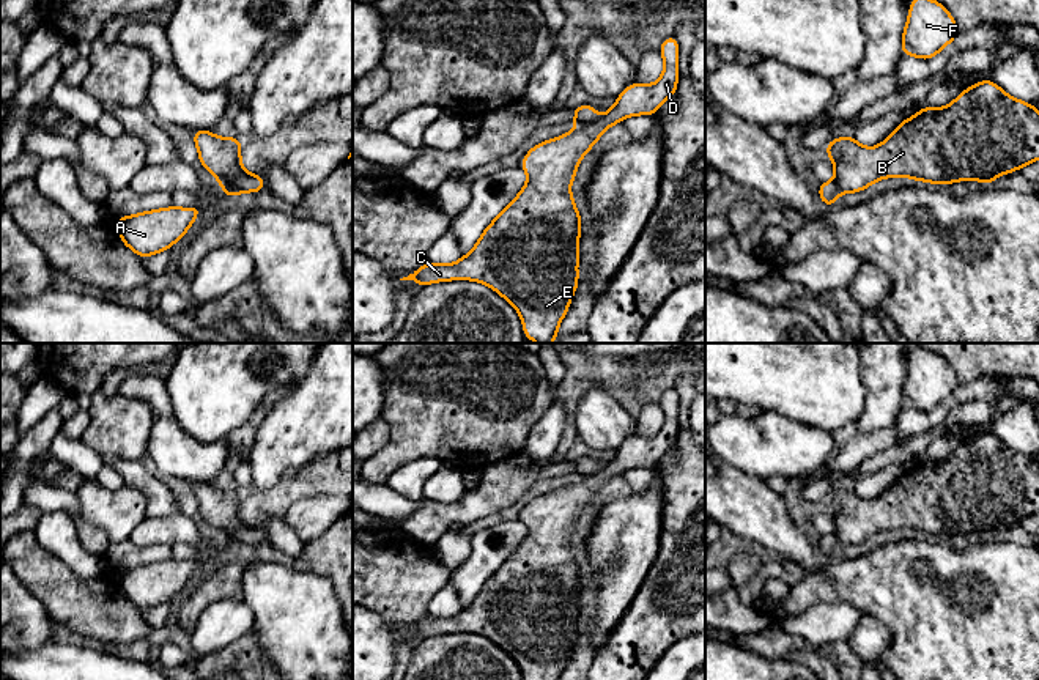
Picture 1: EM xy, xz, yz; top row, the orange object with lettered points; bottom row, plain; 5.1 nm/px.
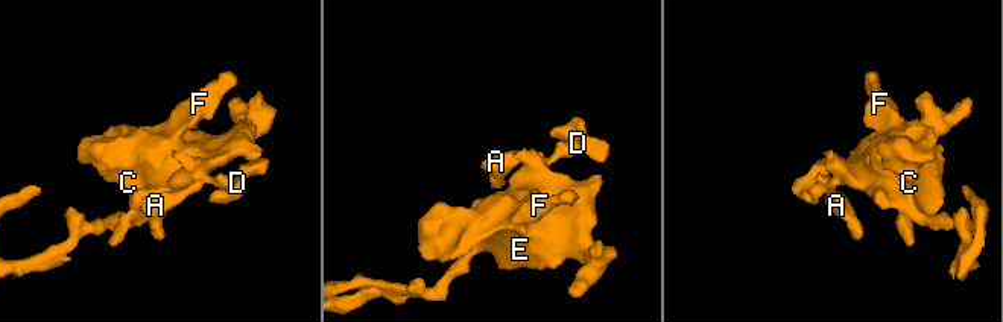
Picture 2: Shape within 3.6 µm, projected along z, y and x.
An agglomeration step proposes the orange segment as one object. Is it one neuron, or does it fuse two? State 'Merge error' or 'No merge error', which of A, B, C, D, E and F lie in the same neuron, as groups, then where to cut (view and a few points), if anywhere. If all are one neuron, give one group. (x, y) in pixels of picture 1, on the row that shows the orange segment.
Merge error. Groups: A / B C D E F. Split along xz (600, 117), (576, 125)

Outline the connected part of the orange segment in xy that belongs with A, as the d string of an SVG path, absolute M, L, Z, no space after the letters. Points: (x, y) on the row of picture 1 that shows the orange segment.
M198 206L151 209L134 216L118 217L116 231L124 246L139 257L168 250L192 227L192 222L203 211Z

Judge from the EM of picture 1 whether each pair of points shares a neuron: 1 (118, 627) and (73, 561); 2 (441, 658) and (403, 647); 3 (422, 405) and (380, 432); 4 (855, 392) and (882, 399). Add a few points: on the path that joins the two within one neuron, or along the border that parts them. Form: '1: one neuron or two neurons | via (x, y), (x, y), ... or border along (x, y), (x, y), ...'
1: two neurons | border along (55, 556), (82, 578), (114, 575)
2: two neurons | border along (421, 639), (408, 663)
3: two neurons | border along (383, 417), (389, 427), (389, 439), (369, 457)
4: two neurons | border along (860, 359), (866, 400), (861, 416), (854, 424)

